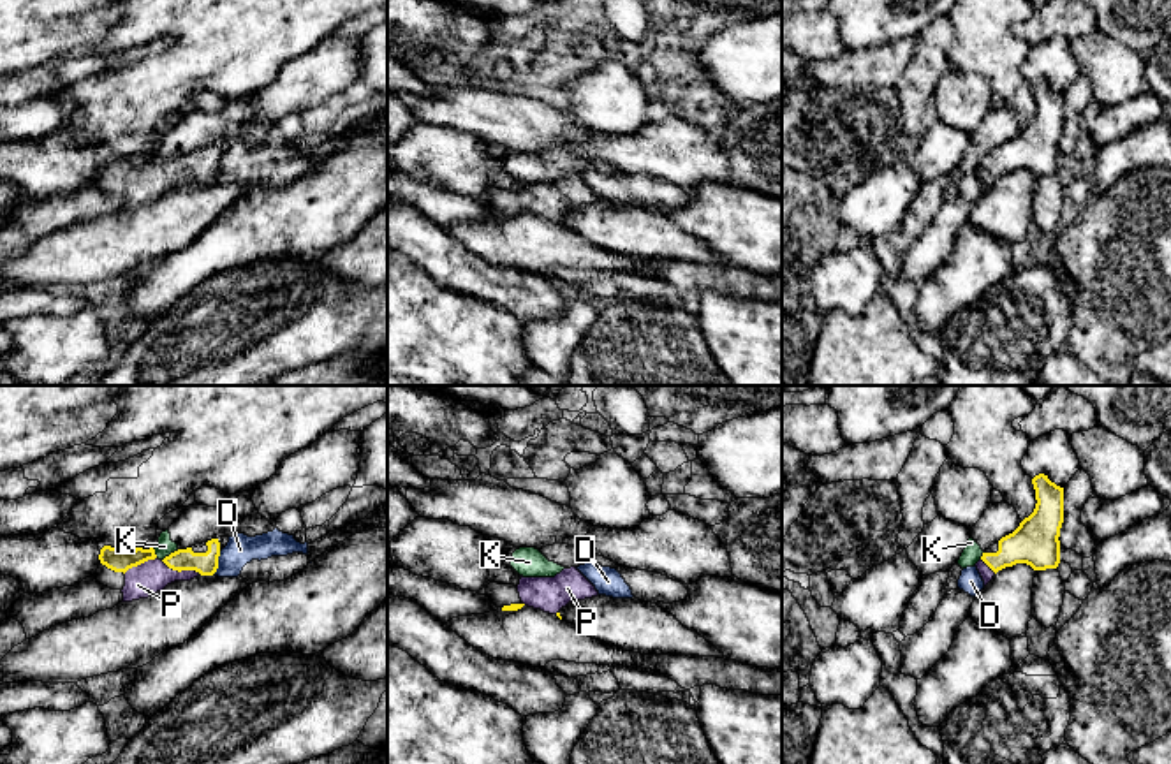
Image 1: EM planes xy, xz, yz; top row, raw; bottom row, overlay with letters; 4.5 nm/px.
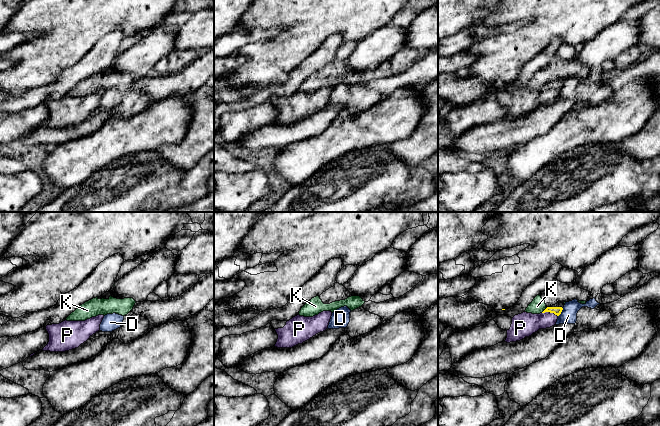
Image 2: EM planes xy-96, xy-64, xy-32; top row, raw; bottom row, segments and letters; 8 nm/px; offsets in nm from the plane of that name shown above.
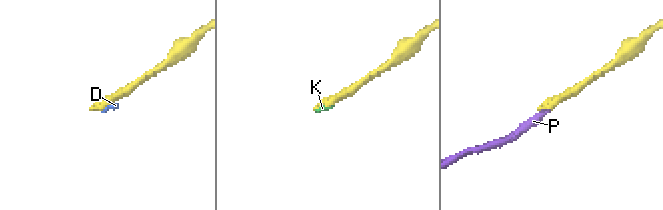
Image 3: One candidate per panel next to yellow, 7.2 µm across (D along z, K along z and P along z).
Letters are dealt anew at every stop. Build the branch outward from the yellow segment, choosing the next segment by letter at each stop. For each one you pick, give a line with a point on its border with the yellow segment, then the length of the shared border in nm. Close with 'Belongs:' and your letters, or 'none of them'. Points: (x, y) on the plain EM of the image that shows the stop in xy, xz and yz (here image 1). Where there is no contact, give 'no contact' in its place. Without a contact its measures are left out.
P: meets yellow in xy at (182, 175); contact 200 nm long
Belongs: P

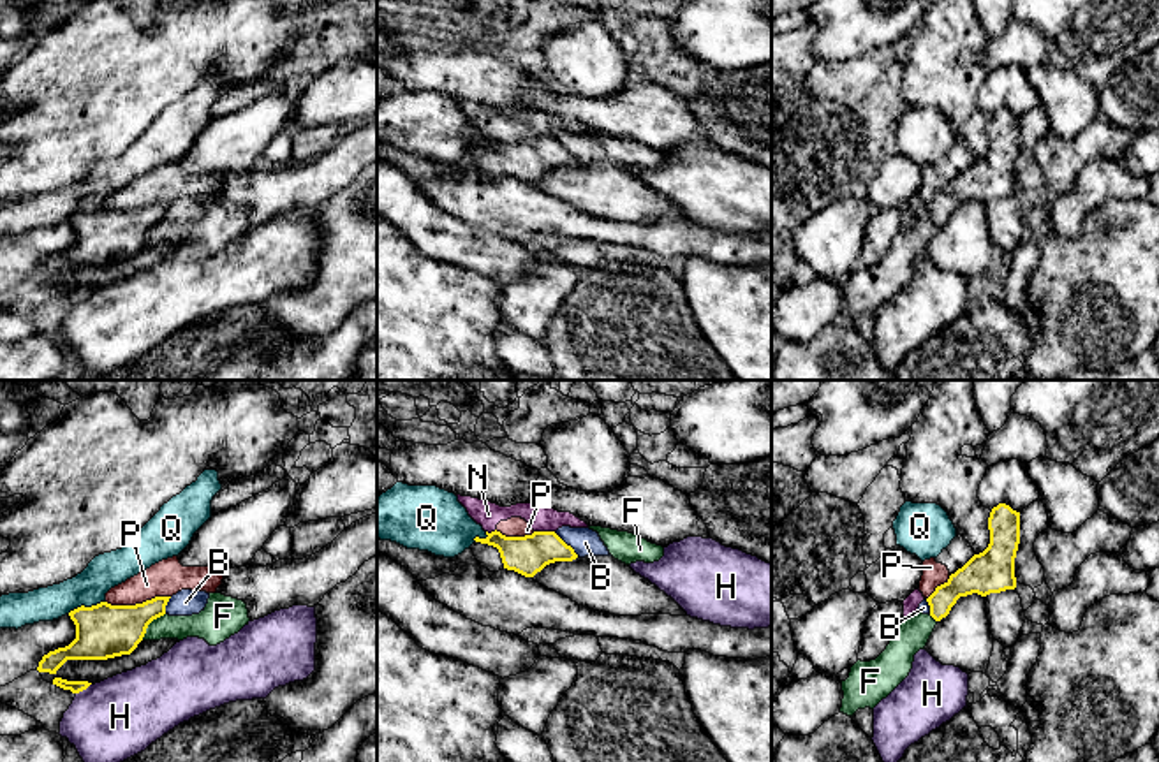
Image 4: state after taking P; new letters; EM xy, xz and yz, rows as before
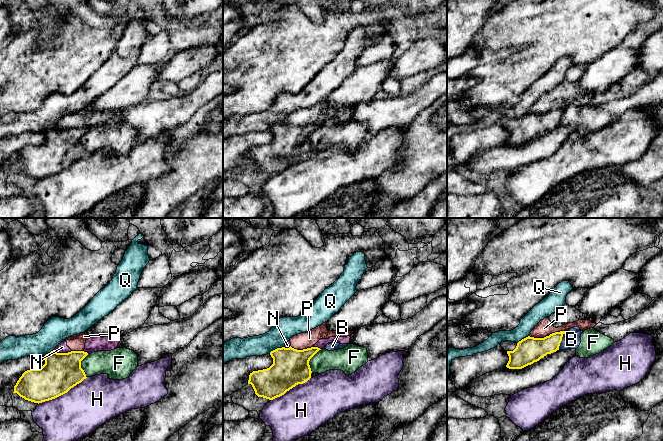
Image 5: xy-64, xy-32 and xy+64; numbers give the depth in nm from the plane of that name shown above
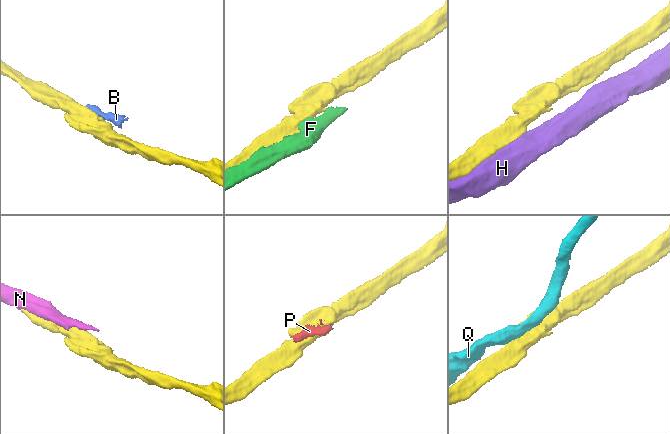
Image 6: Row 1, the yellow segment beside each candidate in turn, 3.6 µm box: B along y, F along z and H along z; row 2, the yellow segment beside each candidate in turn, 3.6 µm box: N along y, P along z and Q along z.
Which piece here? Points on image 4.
Belongs: none of them

